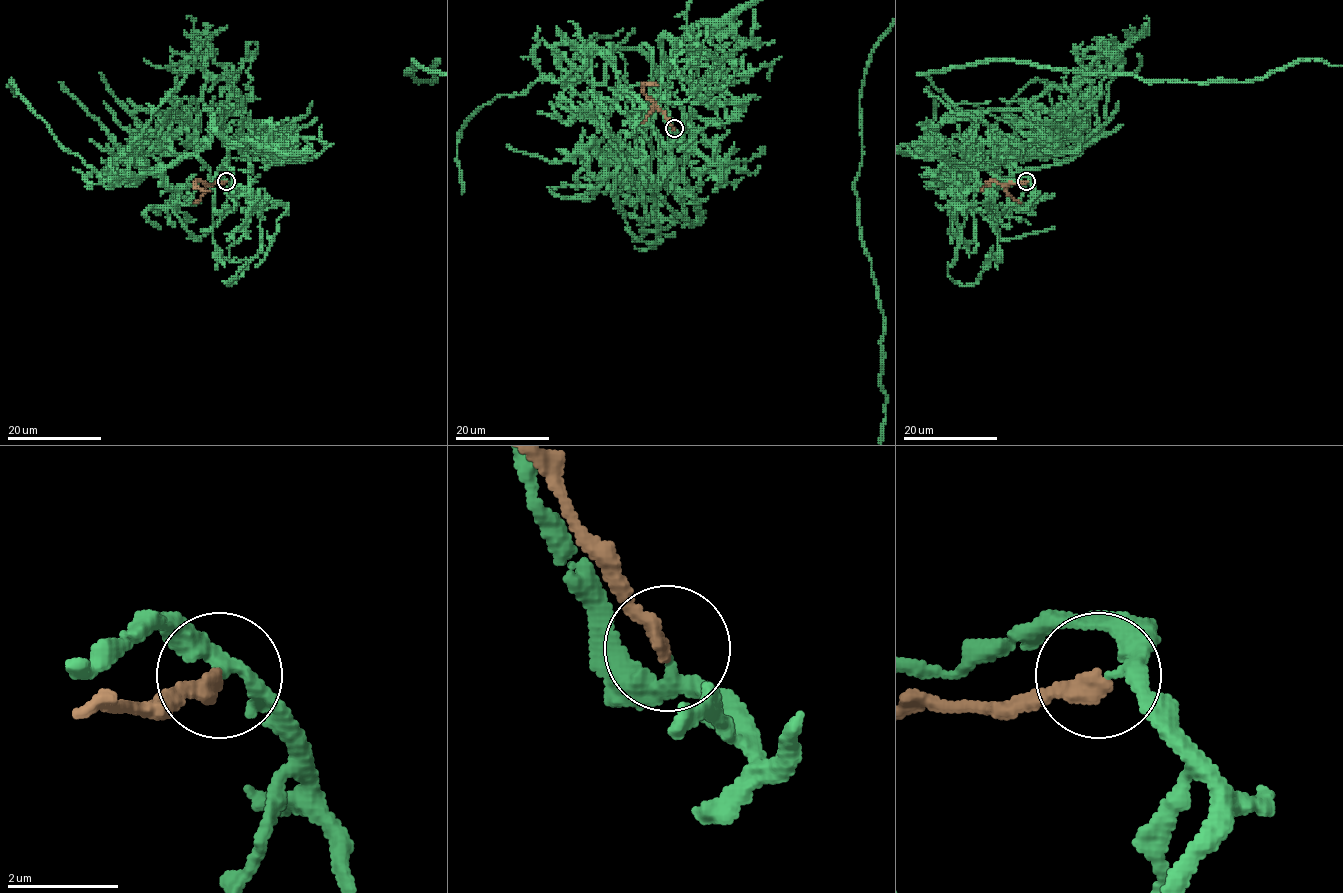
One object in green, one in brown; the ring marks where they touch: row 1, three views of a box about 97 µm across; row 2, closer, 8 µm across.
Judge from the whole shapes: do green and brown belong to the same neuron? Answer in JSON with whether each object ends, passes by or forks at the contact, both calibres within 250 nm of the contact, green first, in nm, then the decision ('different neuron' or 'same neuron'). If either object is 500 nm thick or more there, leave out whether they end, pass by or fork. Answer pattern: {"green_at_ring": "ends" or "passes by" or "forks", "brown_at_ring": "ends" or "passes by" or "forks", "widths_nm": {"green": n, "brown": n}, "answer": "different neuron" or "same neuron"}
{"green_at_ring": "passes by", "brown_at_ring": "ends", "widths_nm": {"green": 240, "brown": 300}, "answer": "same neuron"}

